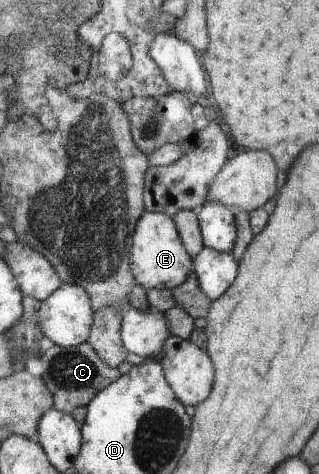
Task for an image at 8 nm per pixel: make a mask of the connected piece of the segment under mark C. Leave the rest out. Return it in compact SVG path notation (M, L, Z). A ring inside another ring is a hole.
M88 341L73 348L52 346L41 359L46 368L42 378L53 394L54 408L67 414L72 414L76 408L87 406L100 390L121 376L120 370L106 366L98 358L98 354L92 350Z

